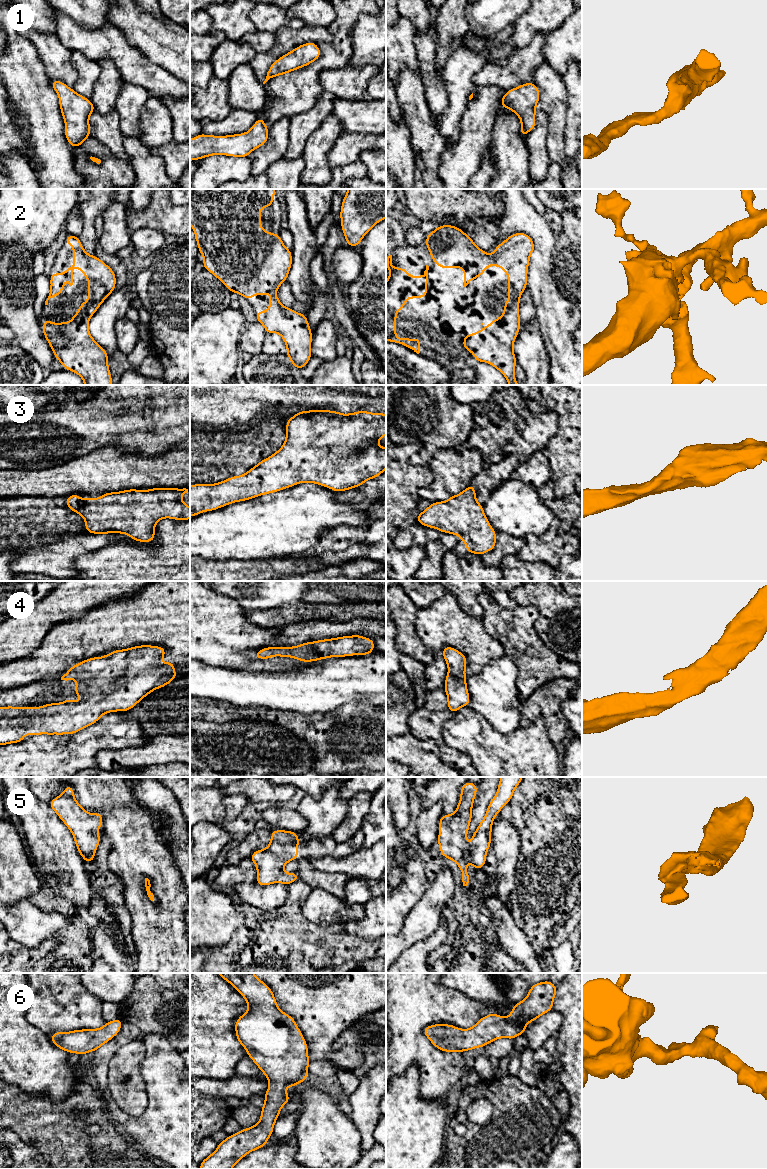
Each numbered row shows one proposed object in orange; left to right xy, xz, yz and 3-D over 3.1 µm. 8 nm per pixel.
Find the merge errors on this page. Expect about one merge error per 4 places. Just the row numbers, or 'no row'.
no row

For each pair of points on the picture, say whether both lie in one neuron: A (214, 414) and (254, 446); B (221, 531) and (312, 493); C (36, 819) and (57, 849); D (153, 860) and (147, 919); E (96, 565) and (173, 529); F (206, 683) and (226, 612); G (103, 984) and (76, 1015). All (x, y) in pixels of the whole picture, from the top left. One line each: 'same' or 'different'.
A: different
B: same
C: same
D: same
E: same
F: different
G: different

